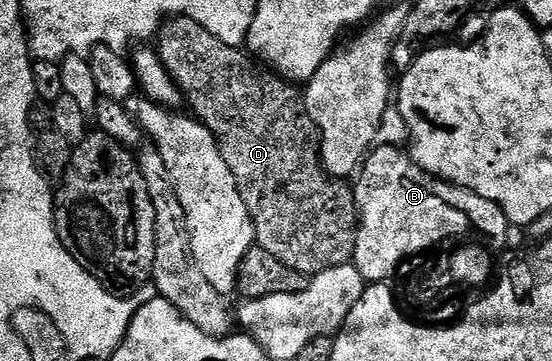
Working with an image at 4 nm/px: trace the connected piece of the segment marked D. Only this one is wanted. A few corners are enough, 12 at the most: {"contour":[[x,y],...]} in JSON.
{"contour":[[191,18],[156,51],[209,128],[257,245],[347,265],[349,181],[303,91]]}

